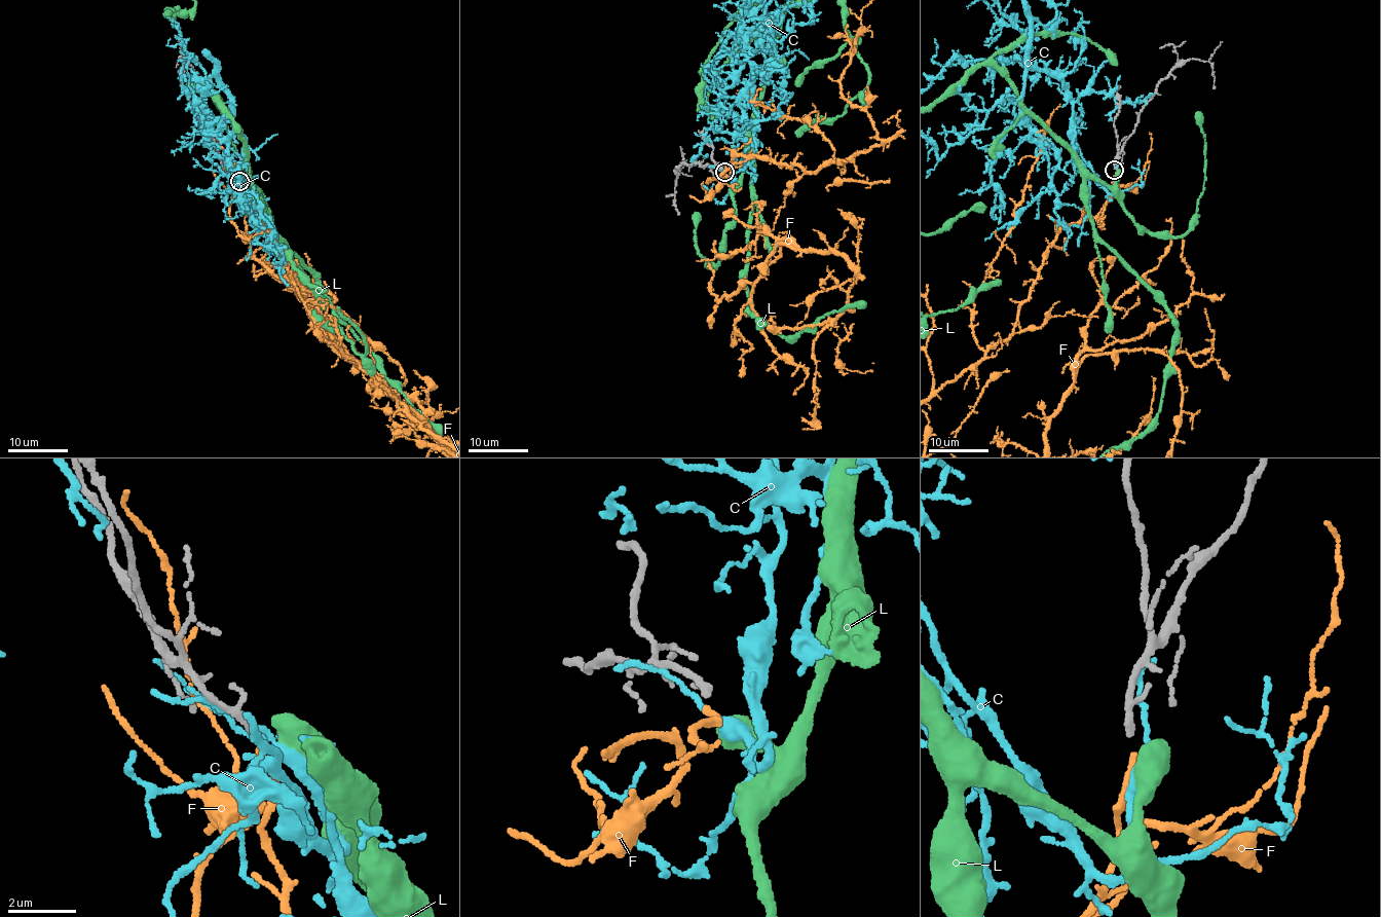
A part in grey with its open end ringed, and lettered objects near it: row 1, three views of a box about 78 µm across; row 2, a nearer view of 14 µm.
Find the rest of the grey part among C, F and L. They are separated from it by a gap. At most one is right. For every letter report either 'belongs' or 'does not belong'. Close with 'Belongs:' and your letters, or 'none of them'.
C: does not belong
F: belongs
L: does not belong
Belongs: F

